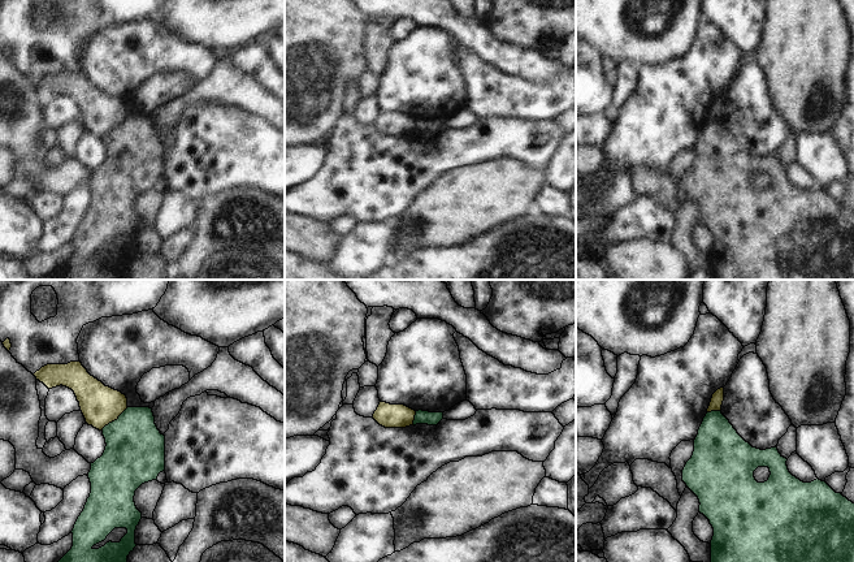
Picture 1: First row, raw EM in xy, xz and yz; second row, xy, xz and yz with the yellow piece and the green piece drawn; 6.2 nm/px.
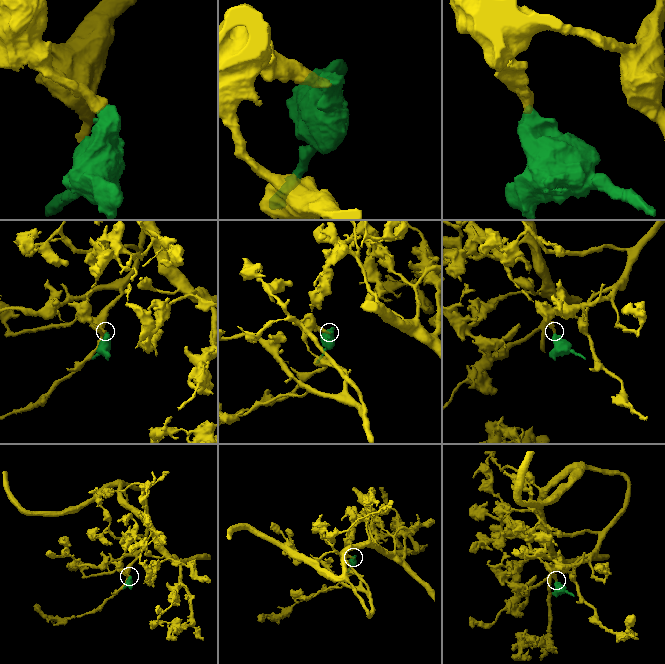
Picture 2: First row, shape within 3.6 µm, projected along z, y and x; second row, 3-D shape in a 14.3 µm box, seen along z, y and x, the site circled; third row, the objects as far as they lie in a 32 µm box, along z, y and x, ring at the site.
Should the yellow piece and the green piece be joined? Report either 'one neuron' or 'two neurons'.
two neurons

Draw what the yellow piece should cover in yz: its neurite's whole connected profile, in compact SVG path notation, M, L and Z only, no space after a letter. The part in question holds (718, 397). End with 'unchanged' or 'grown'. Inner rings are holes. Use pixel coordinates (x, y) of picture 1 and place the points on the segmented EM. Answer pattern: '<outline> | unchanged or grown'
M720 388L712 394L707 412L720 411L723 401L724 401L724 388Z | unchanged

